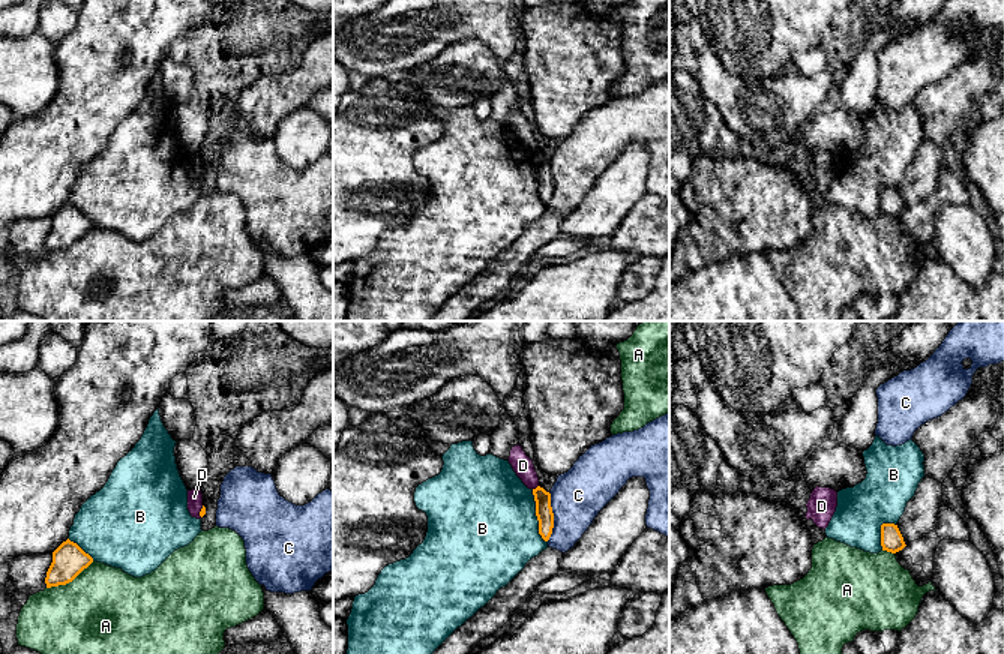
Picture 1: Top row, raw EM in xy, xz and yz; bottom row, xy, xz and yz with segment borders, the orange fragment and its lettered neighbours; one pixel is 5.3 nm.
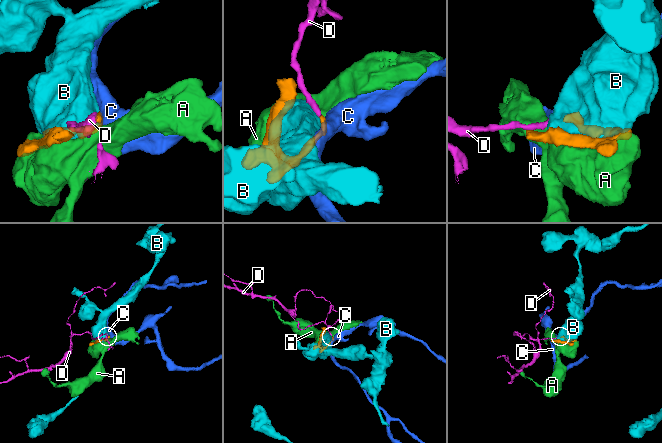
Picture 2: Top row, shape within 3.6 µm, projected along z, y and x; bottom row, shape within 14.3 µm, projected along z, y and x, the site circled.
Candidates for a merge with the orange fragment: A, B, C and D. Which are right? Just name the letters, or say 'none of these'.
none of these

